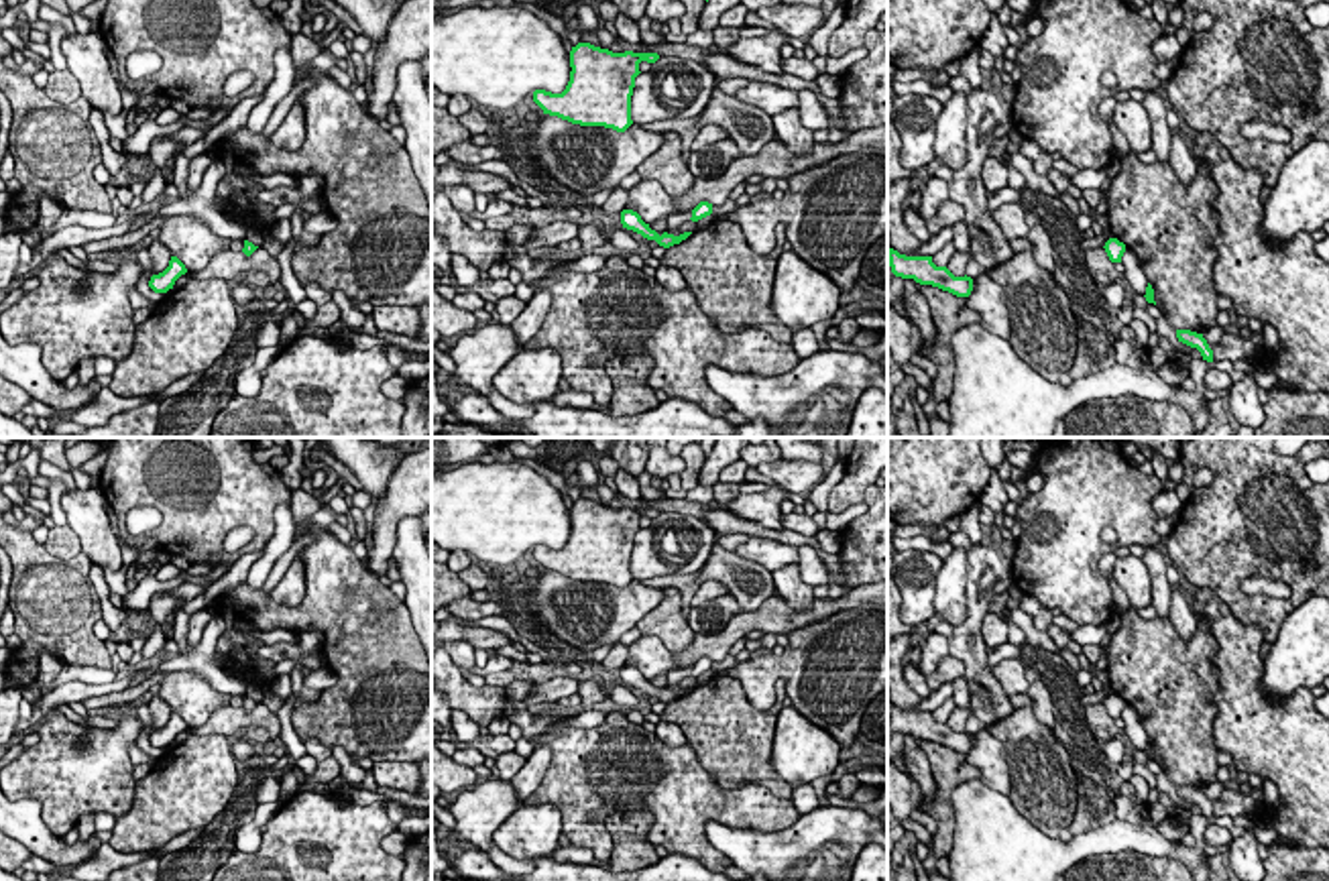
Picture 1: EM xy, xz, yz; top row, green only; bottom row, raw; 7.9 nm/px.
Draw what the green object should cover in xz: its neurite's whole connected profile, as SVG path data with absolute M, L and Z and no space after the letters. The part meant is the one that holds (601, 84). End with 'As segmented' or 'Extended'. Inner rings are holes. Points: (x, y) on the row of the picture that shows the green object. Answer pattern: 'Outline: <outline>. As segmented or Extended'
Outline: M590 43L570 51L570 81L562 94L533 92L533 102L543 114L580 126L604 126L625 132L631 120L631 96L639 63L655 63L657 53L613 53Z. As segmented

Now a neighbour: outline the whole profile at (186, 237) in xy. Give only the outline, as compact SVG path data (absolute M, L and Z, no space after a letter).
M195 216L165 218L159 240L189 273L206 269L214 254L228 250L228 240L214 234L210 226Z

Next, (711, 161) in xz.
M733 138L718 140L700 151L692 151L688 157L688 169L696 179L716 179L725 175L729 165L741 157L741 151Z

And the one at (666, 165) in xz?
M674 130L663 132L663 144L637 167L637 173L641 179L657 181L672 197L688 193L696 181L684 163L682 134Z

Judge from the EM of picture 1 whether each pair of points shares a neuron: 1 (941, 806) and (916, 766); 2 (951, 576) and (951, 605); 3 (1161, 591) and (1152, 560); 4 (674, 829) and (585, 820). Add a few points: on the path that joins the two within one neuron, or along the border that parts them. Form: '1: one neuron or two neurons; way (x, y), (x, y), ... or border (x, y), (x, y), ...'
1: two neurons; border (922, 747), (935, 784), (935, 798), (931, 802)
2: one neuron; way (951, 582), (951, 599)
3: one neuron; way (1159, 582), (1157, 568)
4: one neuron; way (656, 806), (646, 796), (607, 798)

